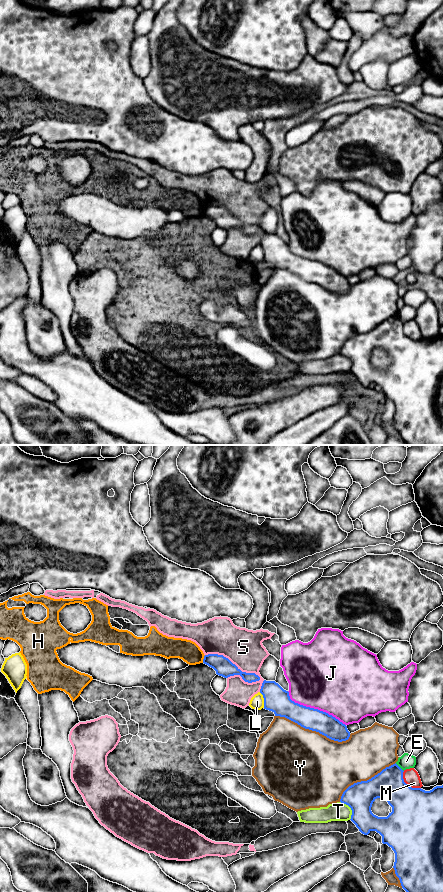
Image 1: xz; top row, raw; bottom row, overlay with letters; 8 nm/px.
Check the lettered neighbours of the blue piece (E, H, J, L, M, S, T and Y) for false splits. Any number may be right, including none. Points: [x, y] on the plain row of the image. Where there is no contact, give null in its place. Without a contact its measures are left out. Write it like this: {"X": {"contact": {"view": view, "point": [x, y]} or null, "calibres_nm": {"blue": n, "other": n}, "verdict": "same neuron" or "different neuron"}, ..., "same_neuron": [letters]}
{"E": {"contact": {"view": "xz", "point": [399, 319]}, "calibres_nm": {"blue": 240, "other": 120}, "verdict": "different neuron"}, "H": {"contact": {"view": "xz", "point": [203, 211]}, "calibres_nm": {"blue": 150, "other": 170}, "verdict": "different neuron"}, "J": {"contact": {"view": "xz", "point": [313, 260]}, "calibres_nm": {"blue": 180, "other": 500}, "verdict": "different neuron"}, "L": {"contact": {"view": "xz", "point": [264, 252]}, "calibres_nm": {"blue": 200, "other": 110}, "verdict": "different neuron"}, "M": {"contact": {"view": "xz", "point": [408, 337]}, "calibres_nm": {"blue": 400, "other": 130}, "verdict": "different neuron"}, "S": {"contact": {"view": "xz", "point": [232, 215]}, "calibres_nm": {"blue": 150, "other": 300}, "verdict": "different neuron"}, "T": {"contact": {"view": "xz", "point": [351, 361]}, "calibres_nm": {"blue": 220, "other": 150}, "verdict": "different neuron"}, "Y": {"contact": {"view": "xz", "point": [313, 282]}, "calibres_nm": {"blue": 180, "other": 500}, "verdict": "different neuron"}, "same_neuron": []}

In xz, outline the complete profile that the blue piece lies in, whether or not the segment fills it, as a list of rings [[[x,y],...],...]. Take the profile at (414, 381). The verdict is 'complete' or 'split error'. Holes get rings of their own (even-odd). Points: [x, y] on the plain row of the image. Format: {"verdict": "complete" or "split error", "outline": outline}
{"verdict": "complete", "outline": [[[396,315],[386,319],[371,331],[349,338],[343,344],[340,354],[351,360],[350,372],[362,386],[376,383],[382,388],[382,395],[392,400],[395,405],[393,420],[407,445],[443,445],[443,337],[430,343],[412,340],[404,334],[403,324]],[[377,350],[385,351],[392,359],[387,369],[378,369],[372,365],[371,359]]]}

